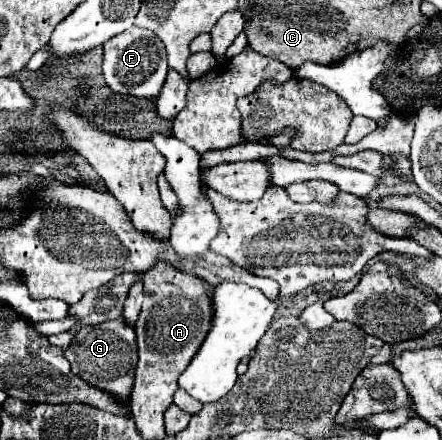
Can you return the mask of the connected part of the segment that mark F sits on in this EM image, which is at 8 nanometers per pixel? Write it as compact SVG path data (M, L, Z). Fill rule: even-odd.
M132 26L130 30L116 34L108 42L104 42L104 60L102 60L102 72L106 78L106 84L126 96L136 96L136 98L154 98L160 94L168 64L166 64L166 48L160 42L160 38L146 28Z

